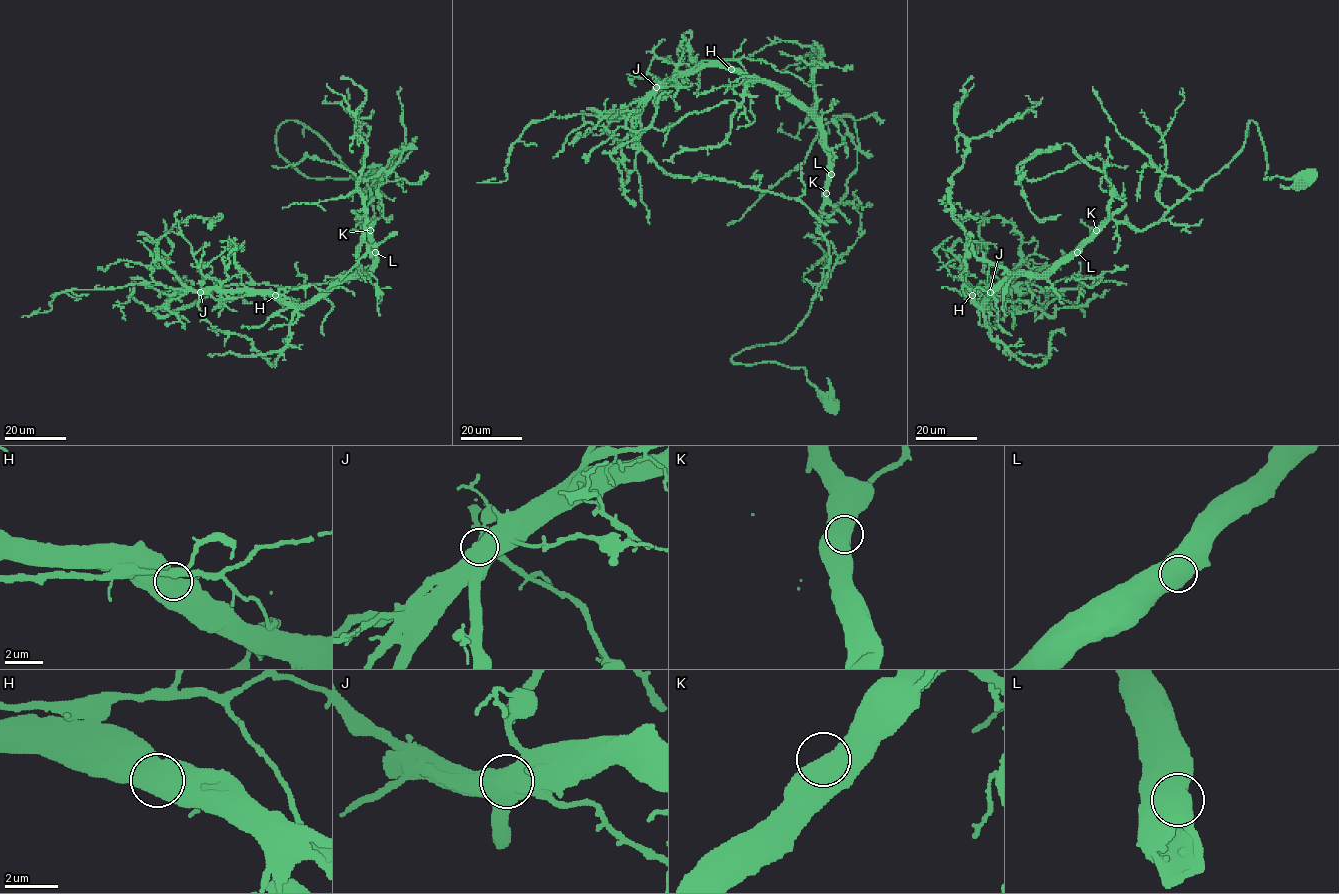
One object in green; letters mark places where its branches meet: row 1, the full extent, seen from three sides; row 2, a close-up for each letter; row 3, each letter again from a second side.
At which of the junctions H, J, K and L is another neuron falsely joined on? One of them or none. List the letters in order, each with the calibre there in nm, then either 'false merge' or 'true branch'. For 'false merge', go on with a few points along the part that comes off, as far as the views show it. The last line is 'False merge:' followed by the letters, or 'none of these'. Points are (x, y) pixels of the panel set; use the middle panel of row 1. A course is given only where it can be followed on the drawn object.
H: 800 nm thick; true branch
J: 900 nm thick; false merge; foreign part runs (656, 87), (634, 113), (631, 134), (666, 173), (724, 178), (797, 198), (805, 189), (802, 162)
K: 800 nm thick; true branch
L: 850 nm thick; true branch
False merge: J

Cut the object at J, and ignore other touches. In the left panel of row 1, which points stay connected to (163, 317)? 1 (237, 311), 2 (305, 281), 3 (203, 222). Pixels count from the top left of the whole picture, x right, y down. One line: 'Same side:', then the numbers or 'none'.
Same side: 3

